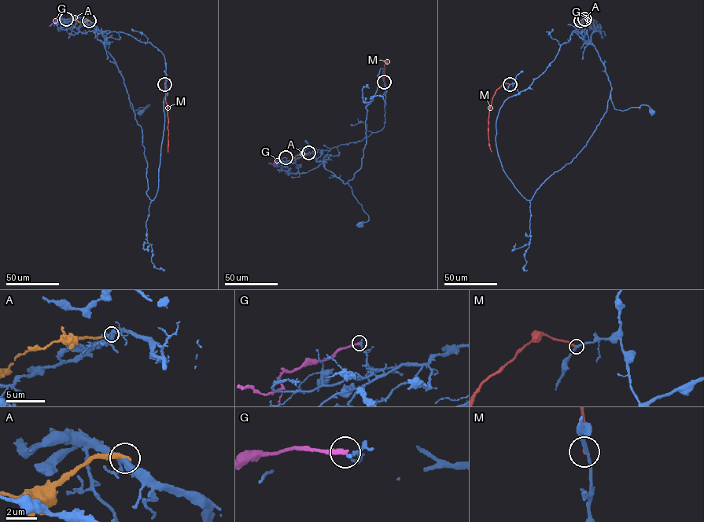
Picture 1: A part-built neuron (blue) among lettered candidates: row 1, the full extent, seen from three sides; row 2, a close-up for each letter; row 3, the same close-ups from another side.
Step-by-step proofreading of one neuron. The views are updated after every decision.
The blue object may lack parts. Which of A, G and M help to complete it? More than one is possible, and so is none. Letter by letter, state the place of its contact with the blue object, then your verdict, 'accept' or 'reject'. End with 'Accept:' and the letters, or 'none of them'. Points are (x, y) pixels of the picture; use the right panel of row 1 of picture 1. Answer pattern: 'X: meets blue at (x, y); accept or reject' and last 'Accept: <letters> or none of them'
A: meets blue at (580, 20); reject
G: meets blue at (584, 19); reject
M: meets blue at (510, 84); reject
Accept: none of them

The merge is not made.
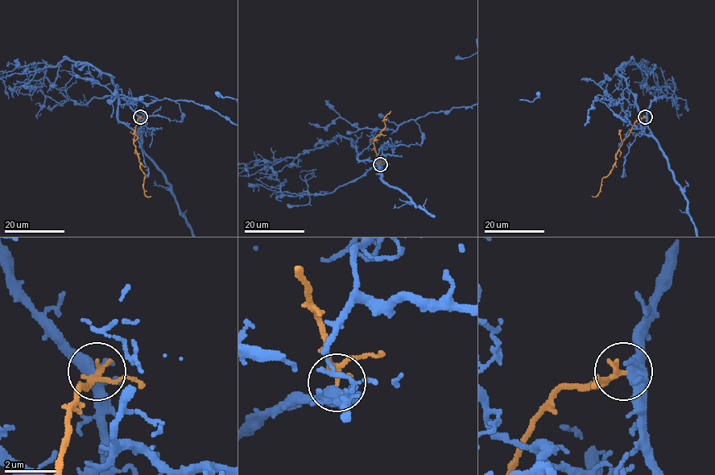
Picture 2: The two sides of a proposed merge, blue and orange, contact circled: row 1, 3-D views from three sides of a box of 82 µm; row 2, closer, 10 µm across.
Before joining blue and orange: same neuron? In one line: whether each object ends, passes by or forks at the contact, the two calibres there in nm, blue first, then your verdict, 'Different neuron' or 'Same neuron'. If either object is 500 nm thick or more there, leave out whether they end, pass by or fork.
At the ring blue forks. At the ring orange passes by. Thickness 360 nm (blue) against 190 nm. Same neuron

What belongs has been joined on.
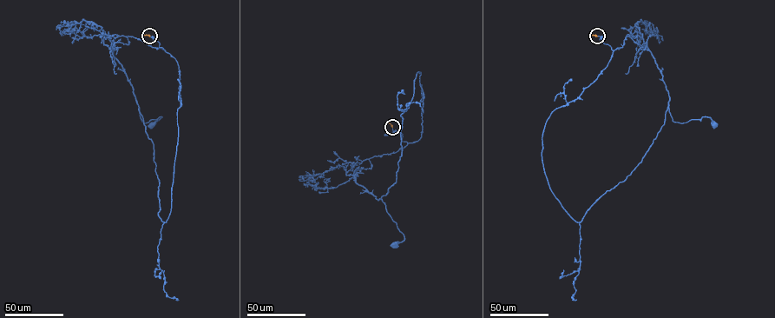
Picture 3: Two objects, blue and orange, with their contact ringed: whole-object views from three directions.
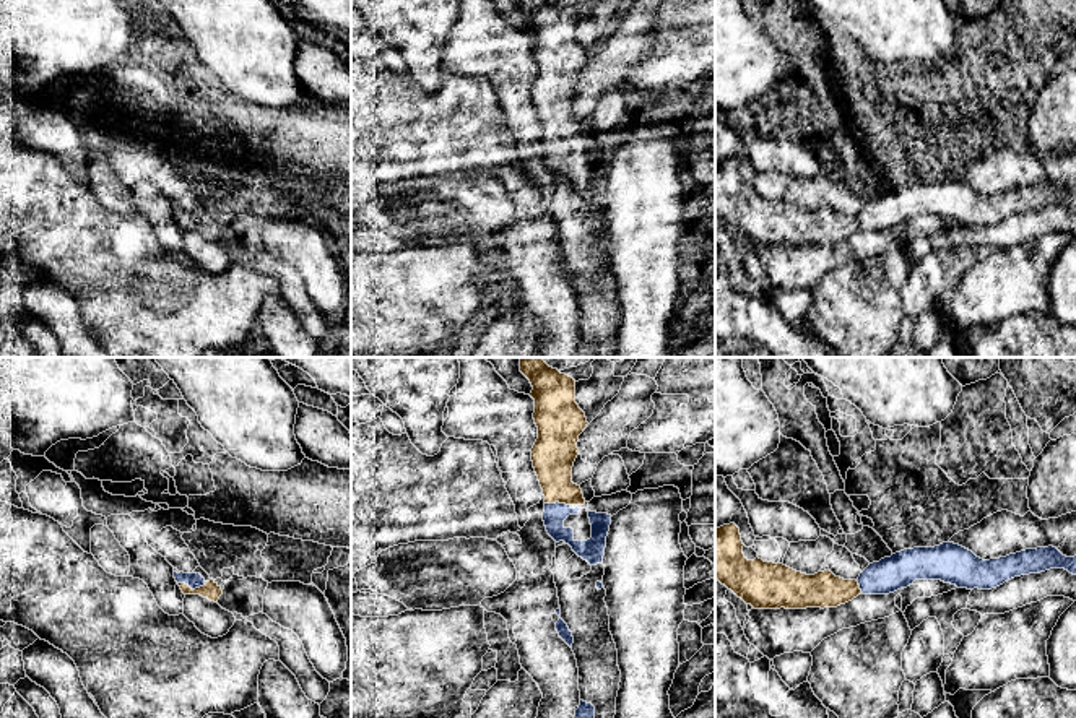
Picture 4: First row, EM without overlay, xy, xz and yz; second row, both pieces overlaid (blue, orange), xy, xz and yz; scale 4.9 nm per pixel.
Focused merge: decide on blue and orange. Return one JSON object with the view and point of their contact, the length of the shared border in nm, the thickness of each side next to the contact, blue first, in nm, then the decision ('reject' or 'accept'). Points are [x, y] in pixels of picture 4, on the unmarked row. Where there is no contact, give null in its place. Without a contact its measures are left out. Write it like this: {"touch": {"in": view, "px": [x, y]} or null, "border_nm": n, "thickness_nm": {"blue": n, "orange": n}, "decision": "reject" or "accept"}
{"touch": {"in": "xy", "px": [192, 224]}, "border_nm": 140, "thickness_nm": {"blue": 80, "orange": 90}, "decision": "accept"}

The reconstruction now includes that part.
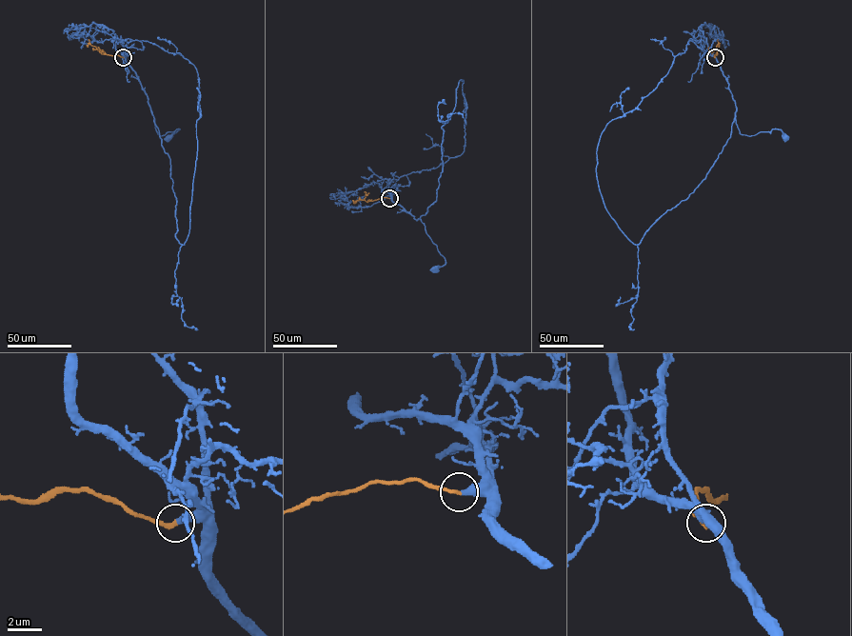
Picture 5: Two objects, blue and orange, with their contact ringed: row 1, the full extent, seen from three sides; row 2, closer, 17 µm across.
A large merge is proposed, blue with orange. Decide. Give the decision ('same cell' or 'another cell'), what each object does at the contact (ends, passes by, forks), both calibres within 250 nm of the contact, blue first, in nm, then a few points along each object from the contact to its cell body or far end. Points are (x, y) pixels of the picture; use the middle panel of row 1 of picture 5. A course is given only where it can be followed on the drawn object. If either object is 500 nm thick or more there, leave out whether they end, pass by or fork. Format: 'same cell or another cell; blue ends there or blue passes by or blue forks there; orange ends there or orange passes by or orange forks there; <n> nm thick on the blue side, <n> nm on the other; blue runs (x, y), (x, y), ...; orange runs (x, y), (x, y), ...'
same cell; blue ends there; orange ends there; 400 nm thick on the blue side, 240 nm on the other; blue runs (389, 198), (424, 224), (426, 234), (445, 260), (444, 265), (434, 268); orange runs (389, 198), (354, 203), (353, 200)

